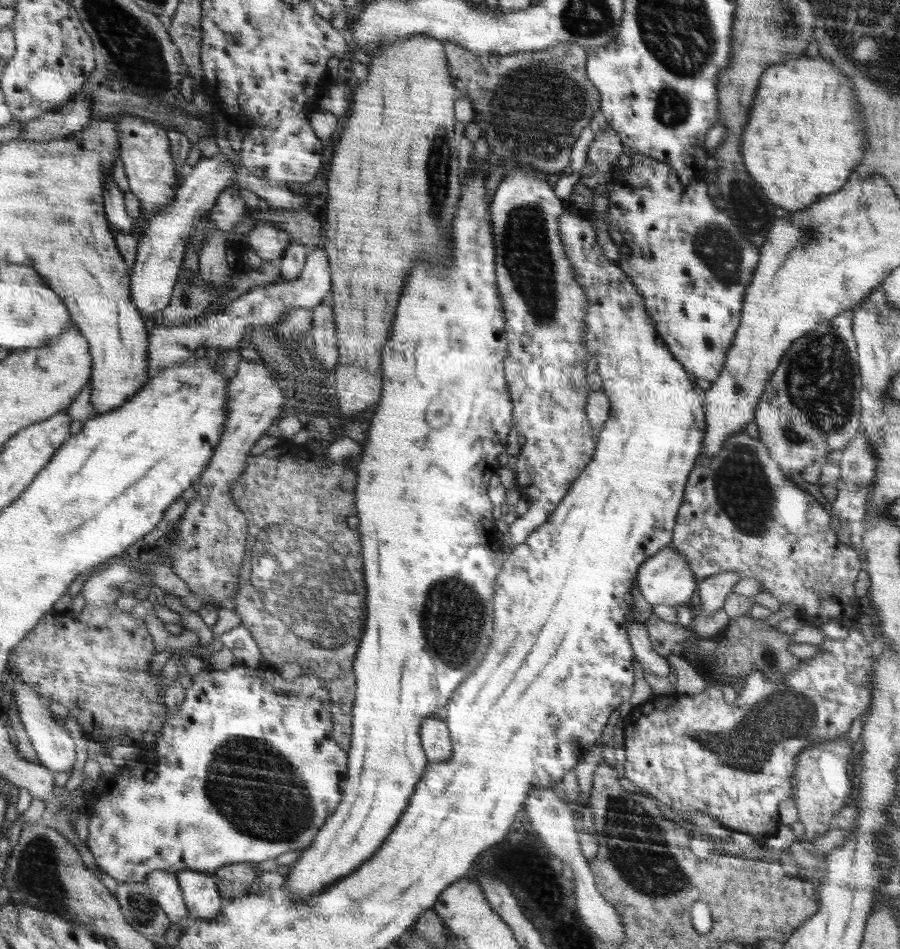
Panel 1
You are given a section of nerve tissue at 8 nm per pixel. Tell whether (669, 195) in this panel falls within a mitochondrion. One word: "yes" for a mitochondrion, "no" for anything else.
no

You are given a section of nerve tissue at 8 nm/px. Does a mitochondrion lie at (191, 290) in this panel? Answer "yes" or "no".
yes

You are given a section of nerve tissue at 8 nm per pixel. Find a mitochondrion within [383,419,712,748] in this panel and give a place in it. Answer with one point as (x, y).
(453, 619)

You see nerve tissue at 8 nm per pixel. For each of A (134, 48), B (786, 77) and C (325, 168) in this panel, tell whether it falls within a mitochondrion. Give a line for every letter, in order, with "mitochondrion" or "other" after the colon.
A: mitochondrion
B: other
C: other

